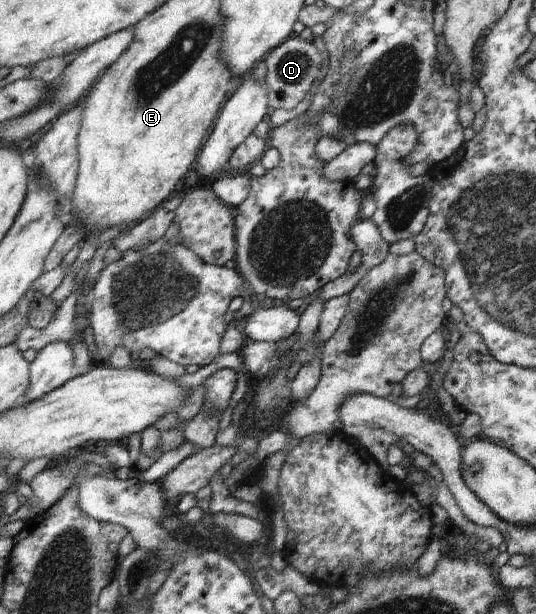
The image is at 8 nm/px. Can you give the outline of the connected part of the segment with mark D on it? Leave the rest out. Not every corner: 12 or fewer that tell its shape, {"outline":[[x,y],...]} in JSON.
{"outline":[[290,36],[265,60],[271,110],[298,106],[322,55]]}

